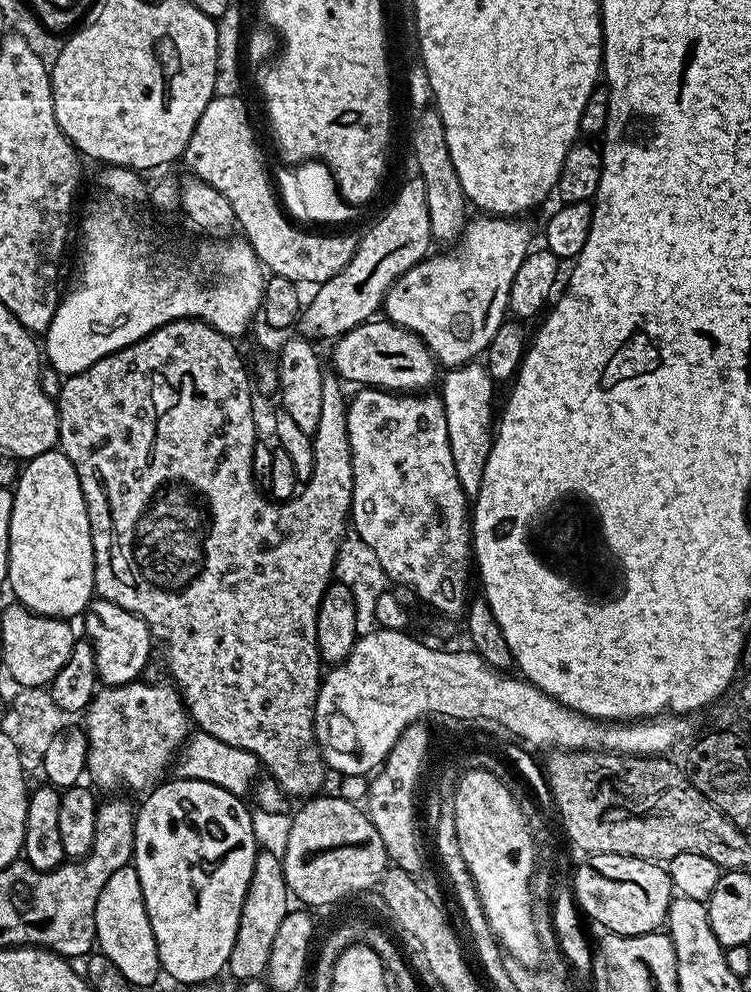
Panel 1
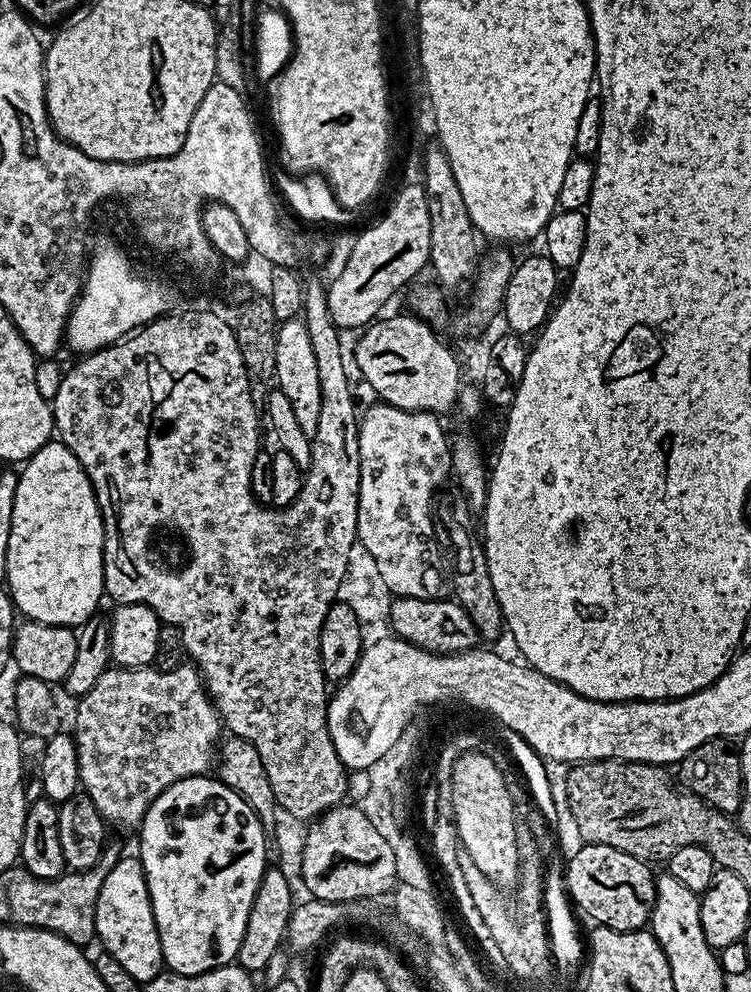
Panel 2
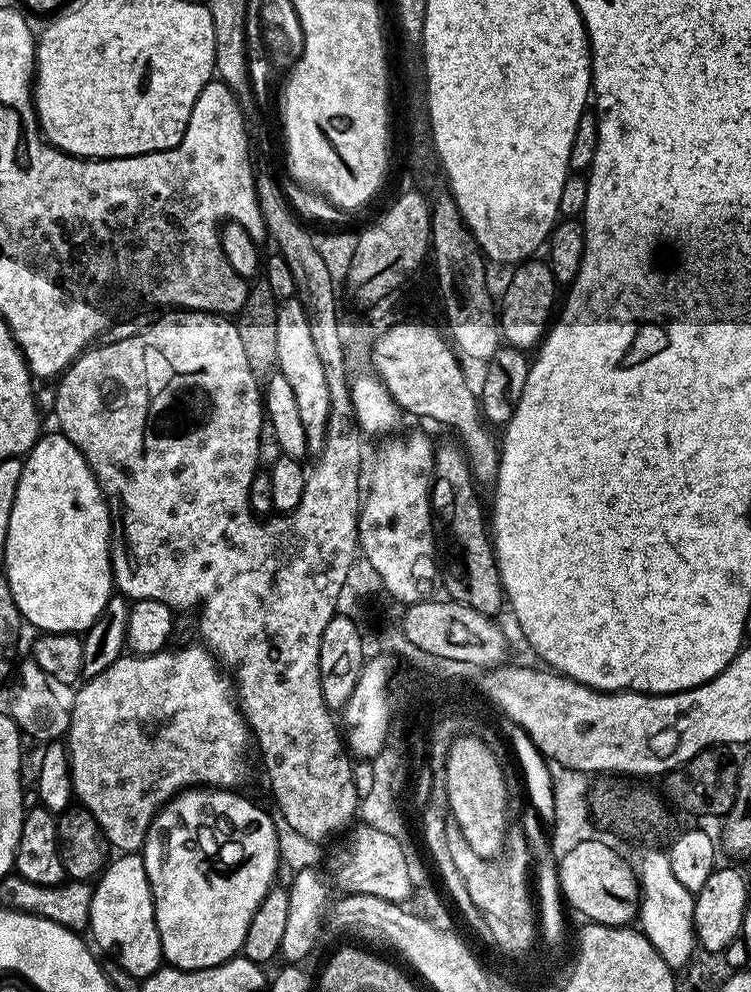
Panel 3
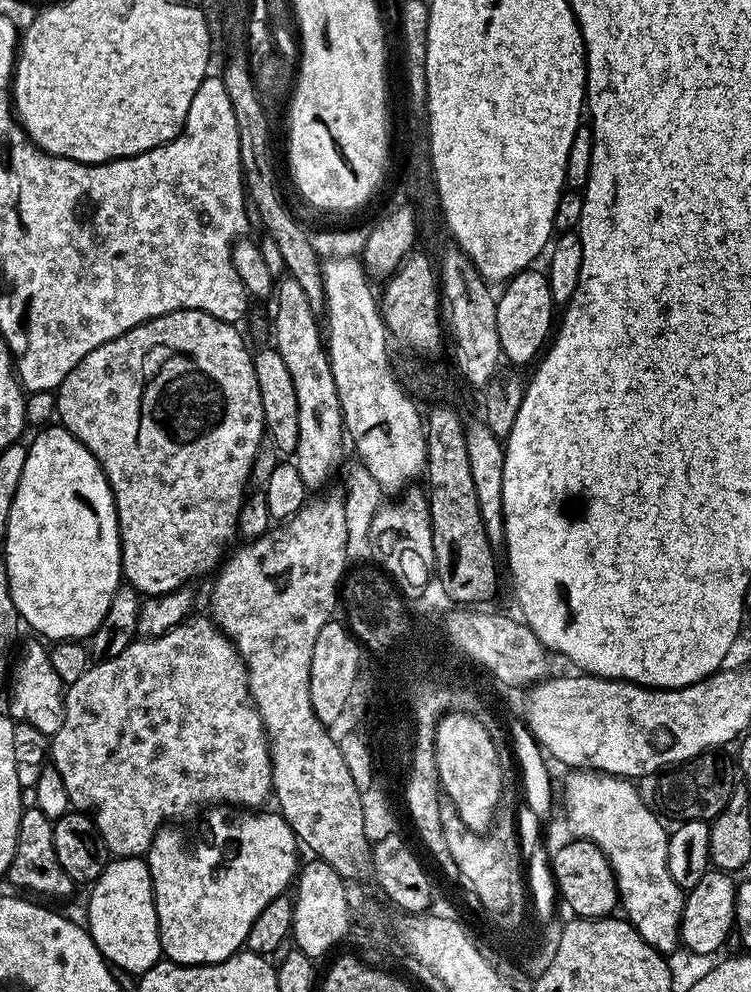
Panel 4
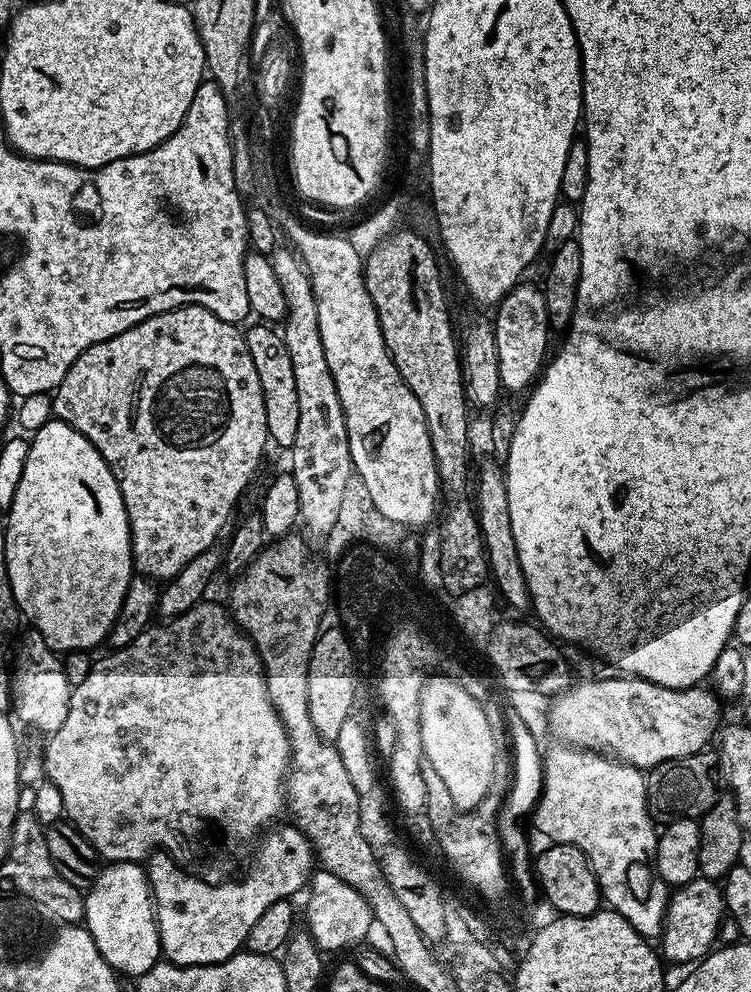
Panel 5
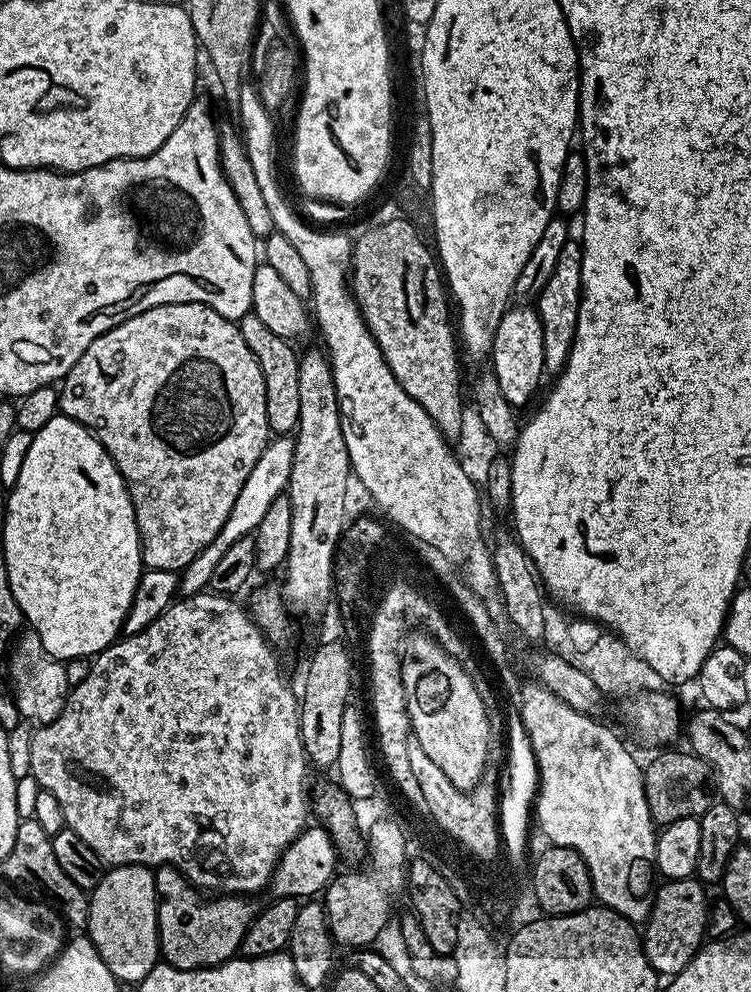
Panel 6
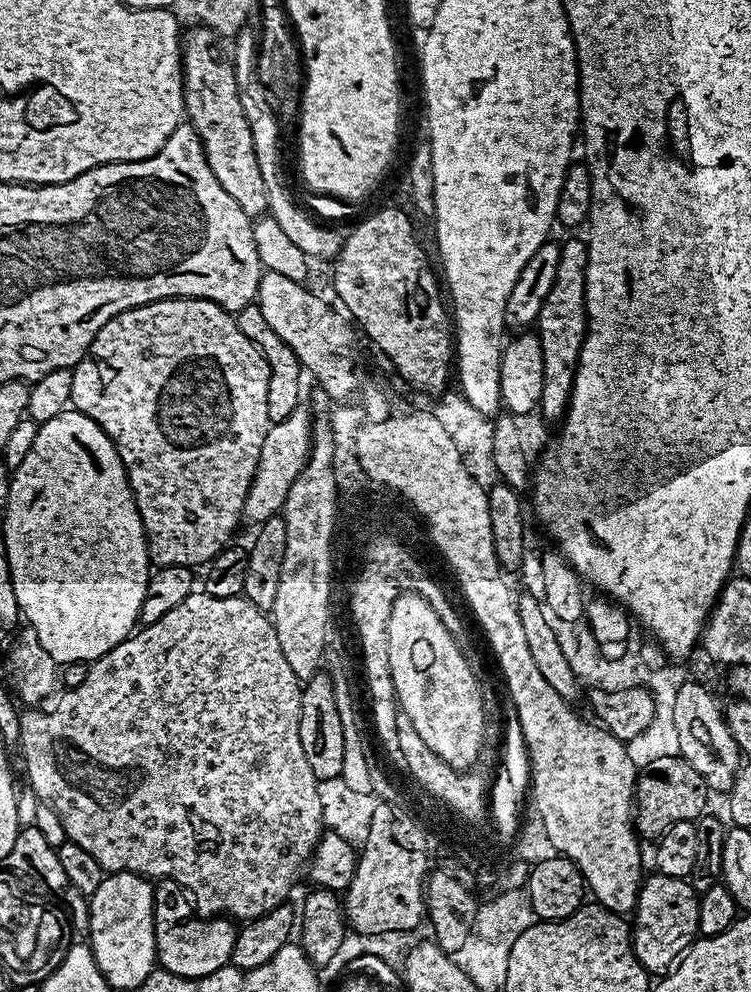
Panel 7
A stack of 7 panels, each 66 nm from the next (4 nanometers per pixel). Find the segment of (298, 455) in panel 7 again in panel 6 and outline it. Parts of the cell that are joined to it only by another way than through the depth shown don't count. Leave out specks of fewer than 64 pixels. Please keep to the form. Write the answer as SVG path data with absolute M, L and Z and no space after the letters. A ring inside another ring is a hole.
M280 434L269 439L258 462L254 462L254 470L250 470L246 482L242 482L242 490L238 490L238 498L234 498L234 506L230 506L230 514L226 518L226 522L222 522L222 530L218 530L218 534L214 534L214 542L210 542L210 546L201 550L179 573L179 595L181 597L196 596L199 592L205 591L214 574L214 569L218 567L218 561L225 556L226 550L230 550L230 546L234 546L234 542L238 542L238 538L252 536L258 522L262 522L262 518L266 515L270 502L274 502L274 498L285 495L290 470L294 462L295 446L295 439L288 434Z

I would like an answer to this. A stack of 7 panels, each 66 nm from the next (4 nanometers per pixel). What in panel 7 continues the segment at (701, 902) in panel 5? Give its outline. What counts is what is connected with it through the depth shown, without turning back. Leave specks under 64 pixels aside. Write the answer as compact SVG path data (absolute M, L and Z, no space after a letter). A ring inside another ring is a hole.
M650 875L641 883L640 895L634 909L636 924L631 925L632 949L636 952L638 962L650 974L667 974L672 971L680 957L687 952L699 933L699 906L700 896L687 879L679 876Z

